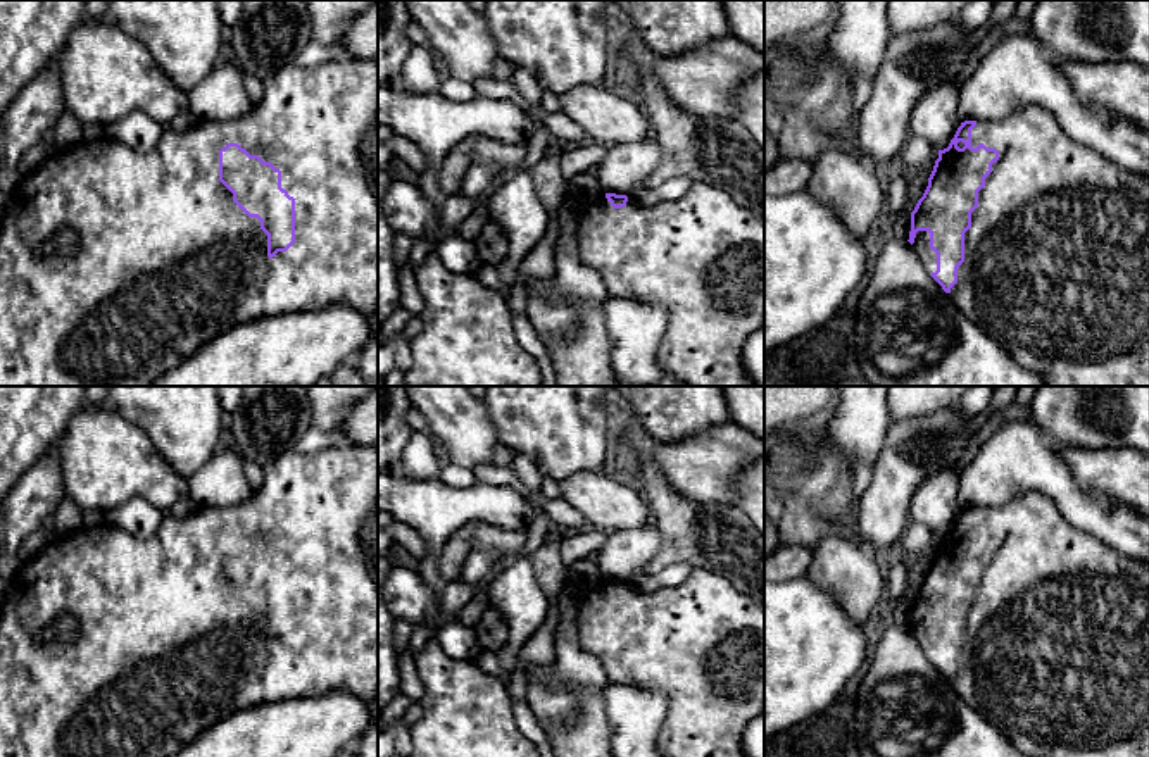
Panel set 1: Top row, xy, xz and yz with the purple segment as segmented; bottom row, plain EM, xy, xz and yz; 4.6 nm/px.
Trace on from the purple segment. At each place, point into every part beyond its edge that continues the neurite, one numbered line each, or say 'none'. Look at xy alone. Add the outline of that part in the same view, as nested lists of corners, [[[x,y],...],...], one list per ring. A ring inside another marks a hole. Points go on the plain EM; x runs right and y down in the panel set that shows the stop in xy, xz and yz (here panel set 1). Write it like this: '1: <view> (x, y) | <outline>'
1: xy (166, 647) | [[[326,447],[314,454],[297,454],[290,450],[281,454],[278,459],[274,459],[262,469],[264,479],[255,485],[252,497],[242,504],[231,507],[195,507],[185,517],[174,517],[166,512],[155,533],[147,538],[131,535],[129,531],[105,521],[97,526],[83,526],[67,536],[55,536],[38,555],[31,557],[26,562],[21,562],[19,569],[9,581],[5,602],[0,609],[0,757],[169,757],[179,748],[186,747],[190,741],[193,741],[200,733],[204,733],[205,728],[212,726],[214,723],[224,719],[233,712],[266,702],[317,697],[331,690],[345,690],[367,702],[378,700],[378,586],[371,579],[361,548],[361,528],[378,502],[378,447]],[[228,529],[238,529],[250,541],[259,541],[264,548],[271,548],[276,555],[279,555],[281,574],[295,585],[295,629],[286,638],[278,638],[273,645],[267,643],[267,621],[261,616],[261,607],[257,604],[248,604],[233,588],[233,579],[219,567],[219,536],[224,535]],[[62,614],[69,614],[76,619],[79,626],[79,635],[72,641],[52,640],[48,643],[36,643],[36,635]]]

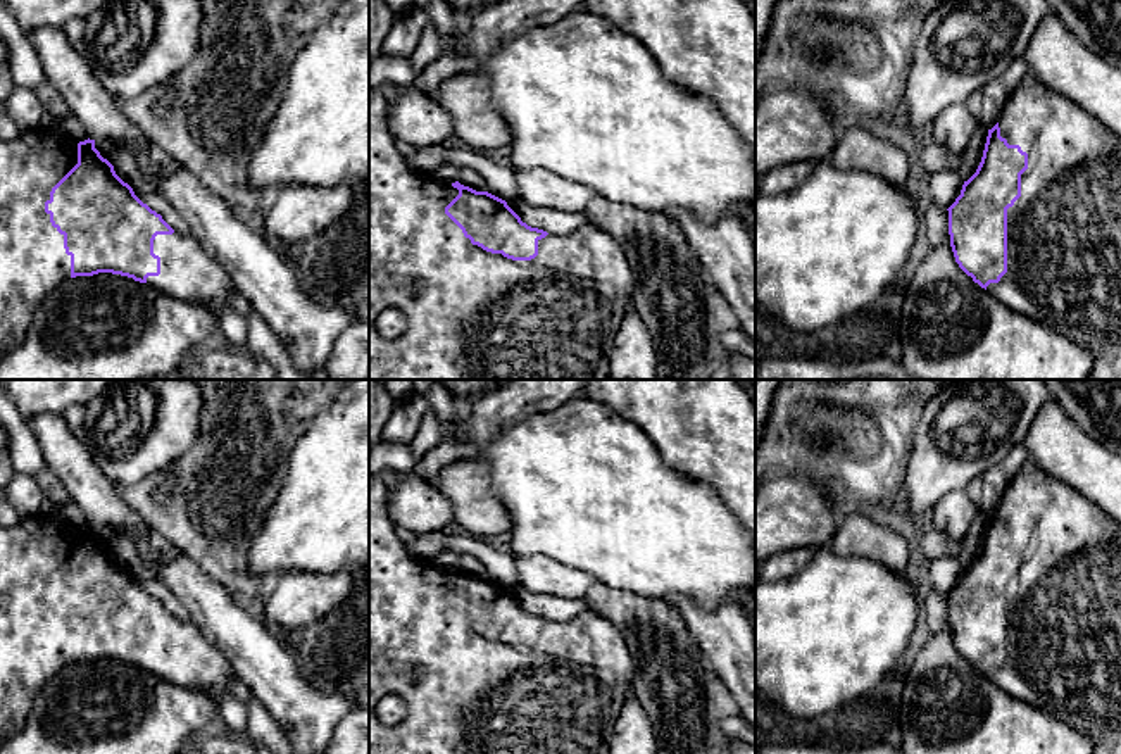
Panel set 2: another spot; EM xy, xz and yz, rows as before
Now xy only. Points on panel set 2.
1: xy (33, 647) | [[[59,516],[24,518],[7,528],[0,525],[0,745],[17,735],[29,716],[41,687],[71,664],[71,642],[64,635],[64,621],[50,609],[45,588],[52,575],[78,550],[78,528]]]

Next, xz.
1: xz (475, 696) | [[[379,474],[369,476],[369,754],[611,754],[609,740],[623,706],[631,697],[635,676],[635,661],[621,630],[607,618],[585,609],[566,623],[548,619],[538,626],[538,642],[531,647],[512,647],[473,631],[445,600],[445,594],[459,581],[459,576],[448,568],[440,568],[429,559],[416,559],[407,552],[405,542],[397,537],[395,525],[386,514],[388,492],[390,487]],[[391,694],[405,702],[407,714],[397,725],[385,725],[378,718],[376,706]]]

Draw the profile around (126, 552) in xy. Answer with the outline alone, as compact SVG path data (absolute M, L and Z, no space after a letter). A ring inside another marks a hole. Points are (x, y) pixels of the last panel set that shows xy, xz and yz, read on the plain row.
M114 530L114 533L116 533L116 549L114 549L116 561L135 576L155 578L152 569L145 566L138 552L136 542L122 531Z

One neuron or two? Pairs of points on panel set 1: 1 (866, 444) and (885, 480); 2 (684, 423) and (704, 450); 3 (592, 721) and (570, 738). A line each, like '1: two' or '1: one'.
1: two
2: two
3: one

